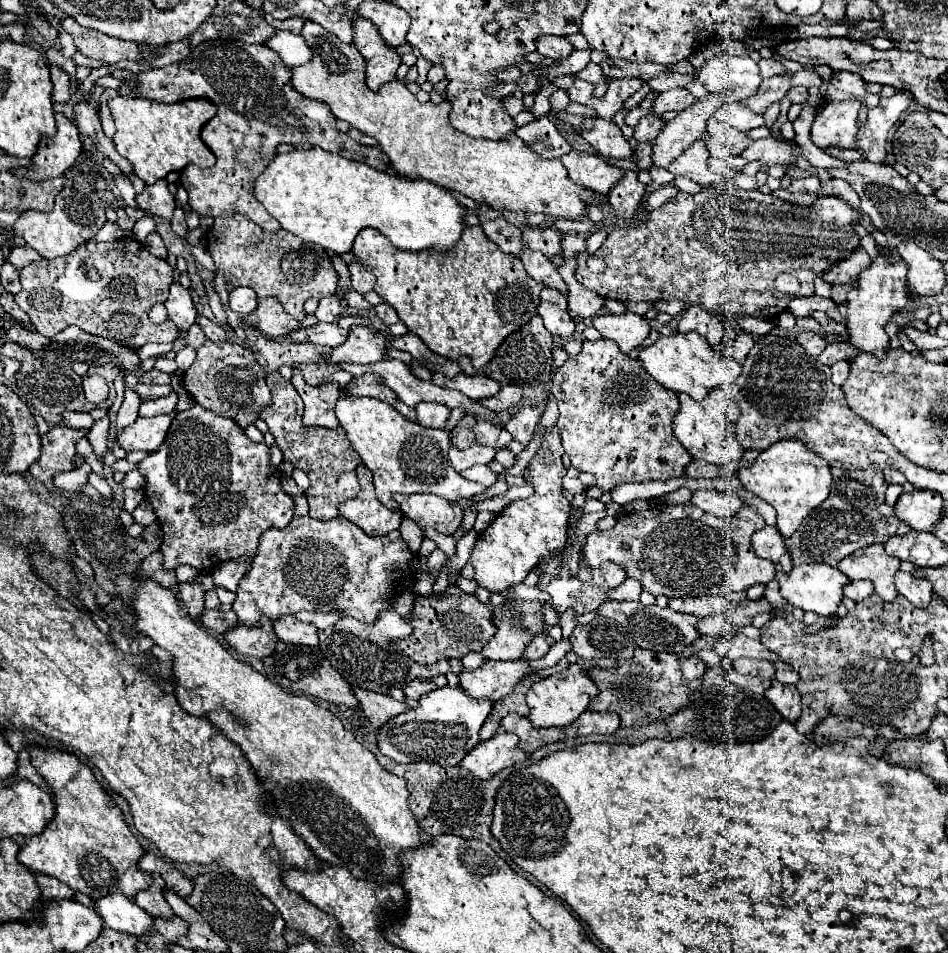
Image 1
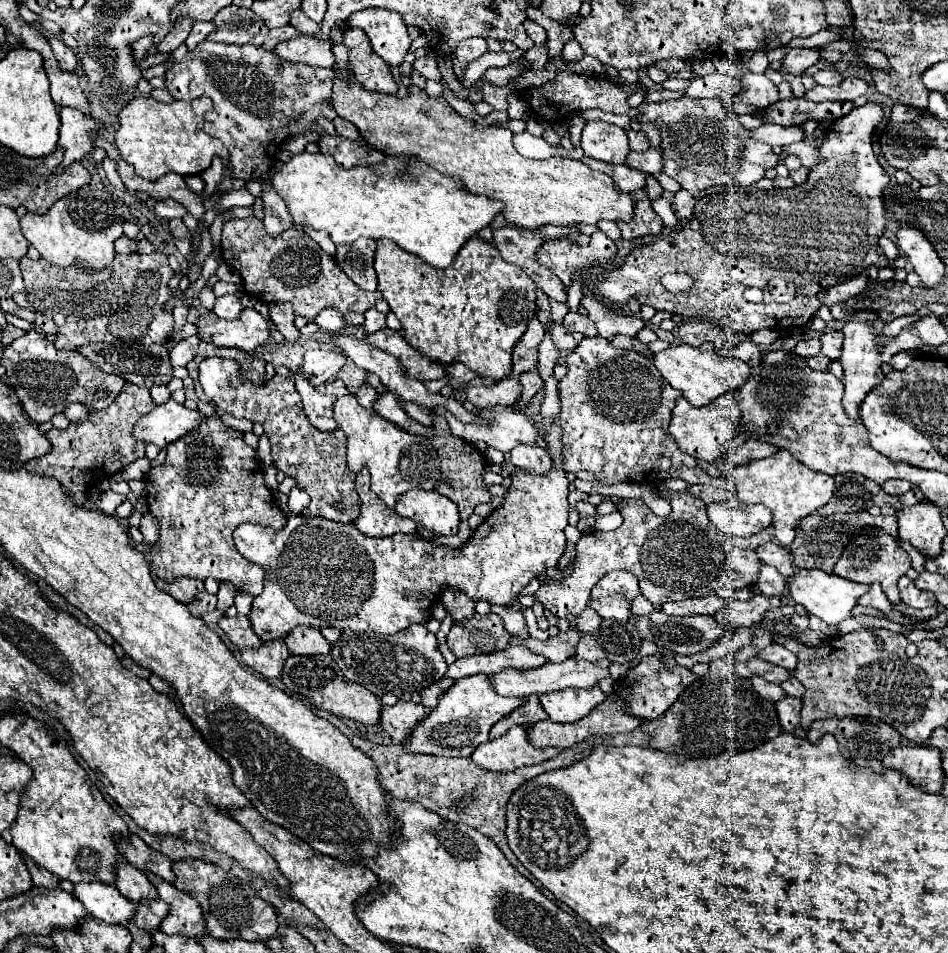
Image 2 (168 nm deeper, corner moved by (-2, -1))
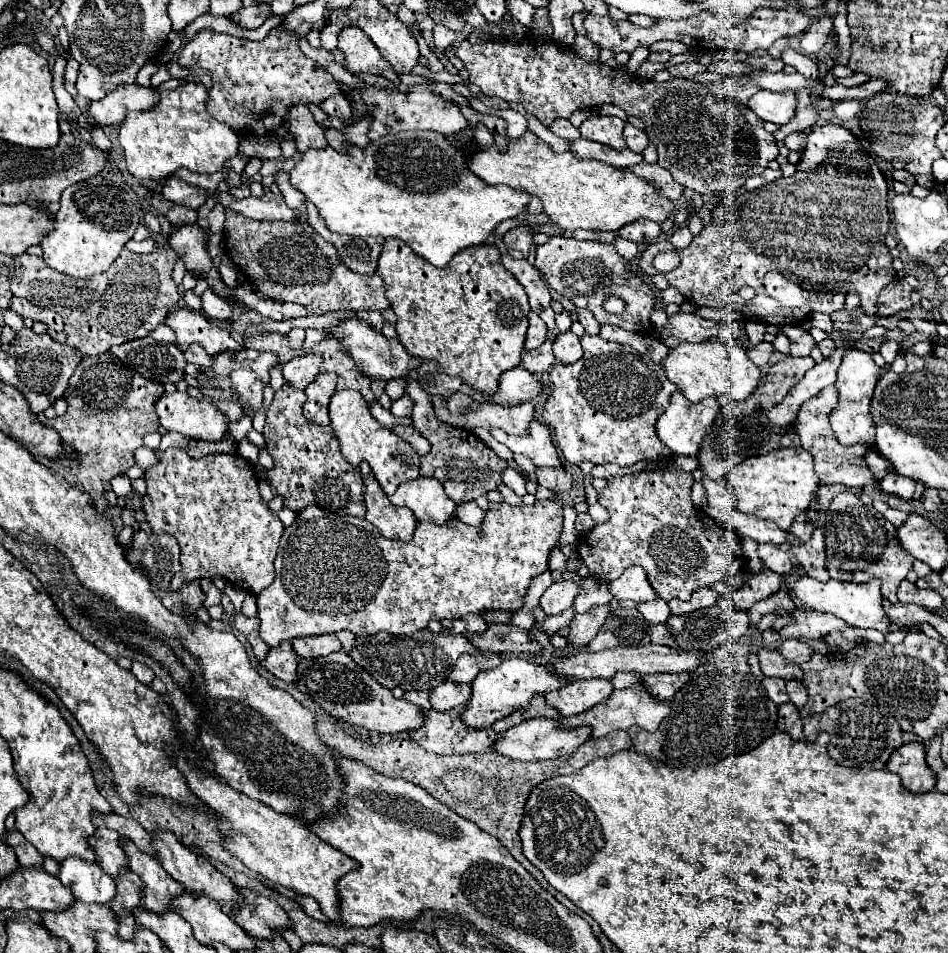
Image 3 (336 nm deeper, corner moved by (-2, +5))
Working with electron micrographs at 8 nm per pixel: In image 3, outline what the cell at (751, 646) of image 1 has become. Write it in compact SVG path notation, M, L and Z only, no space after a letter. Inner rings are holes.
M786 639L780 643L780 647L776 649L784 659L792 661L792 663L804 663L806 659L810 659L812 655L812 649L802 643L802 641L796 641L796 639Z

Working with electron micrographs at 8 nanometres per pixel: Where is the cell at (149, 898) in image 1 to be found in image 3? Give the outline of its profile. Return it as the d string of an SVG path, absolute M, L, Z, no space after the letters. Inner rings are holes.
M100 827L96 835L90 839L90 845L96 851L96 863L102 867L102 871L110 877L118 877L122 869L128 867L128 857L124 849L120 847L120 835L108 827Z

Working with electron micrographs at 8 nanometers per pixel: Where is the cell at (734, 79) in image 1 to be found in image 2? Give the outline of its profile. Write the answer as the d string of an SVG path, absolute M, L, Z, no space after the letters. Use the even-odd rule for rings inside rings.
M746 73L742 77L744 91L736 97L732 97L732 111L740 115L756 115L762 113L762 109L768 109L774 105L774 101L780 99L778 87L764 75L764 73Z

